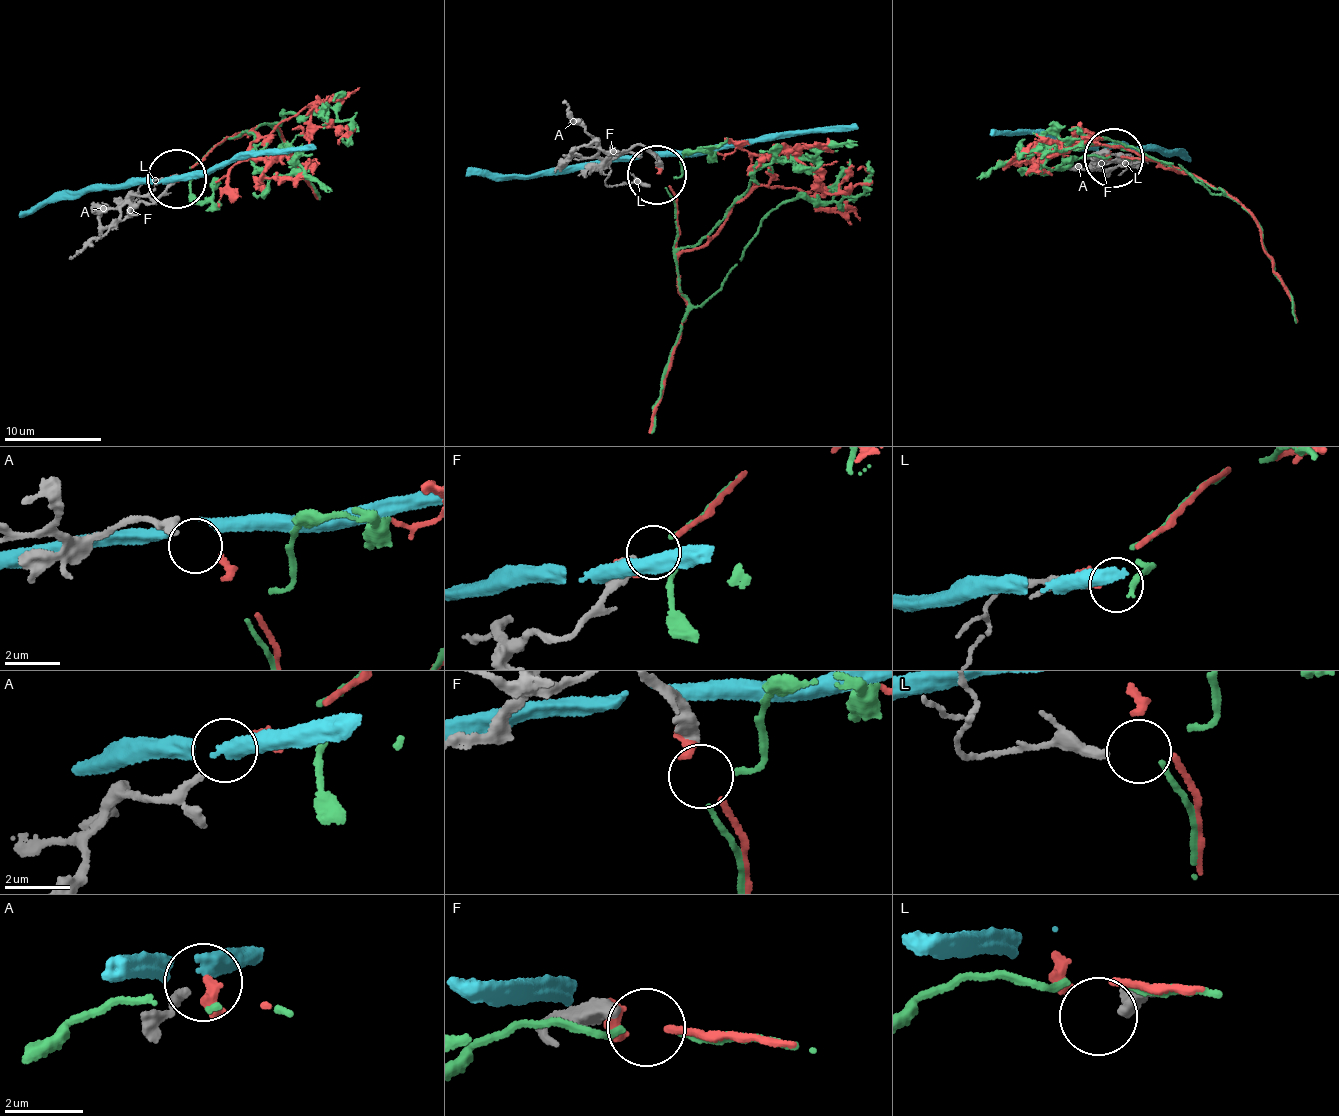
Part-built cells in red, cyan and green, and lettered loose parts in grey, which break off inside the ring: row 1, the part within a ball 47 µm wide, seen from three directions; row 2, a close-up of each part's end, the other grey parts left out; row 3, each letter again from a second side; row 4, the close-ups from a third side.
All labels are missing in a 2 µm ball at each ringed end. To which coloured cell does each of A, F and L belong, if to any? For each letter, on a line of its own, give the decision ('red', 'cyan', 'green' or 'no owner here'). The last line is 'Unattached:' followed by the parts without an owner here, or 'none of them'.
A: red
F: green
L: no owner here
Unattached: L

